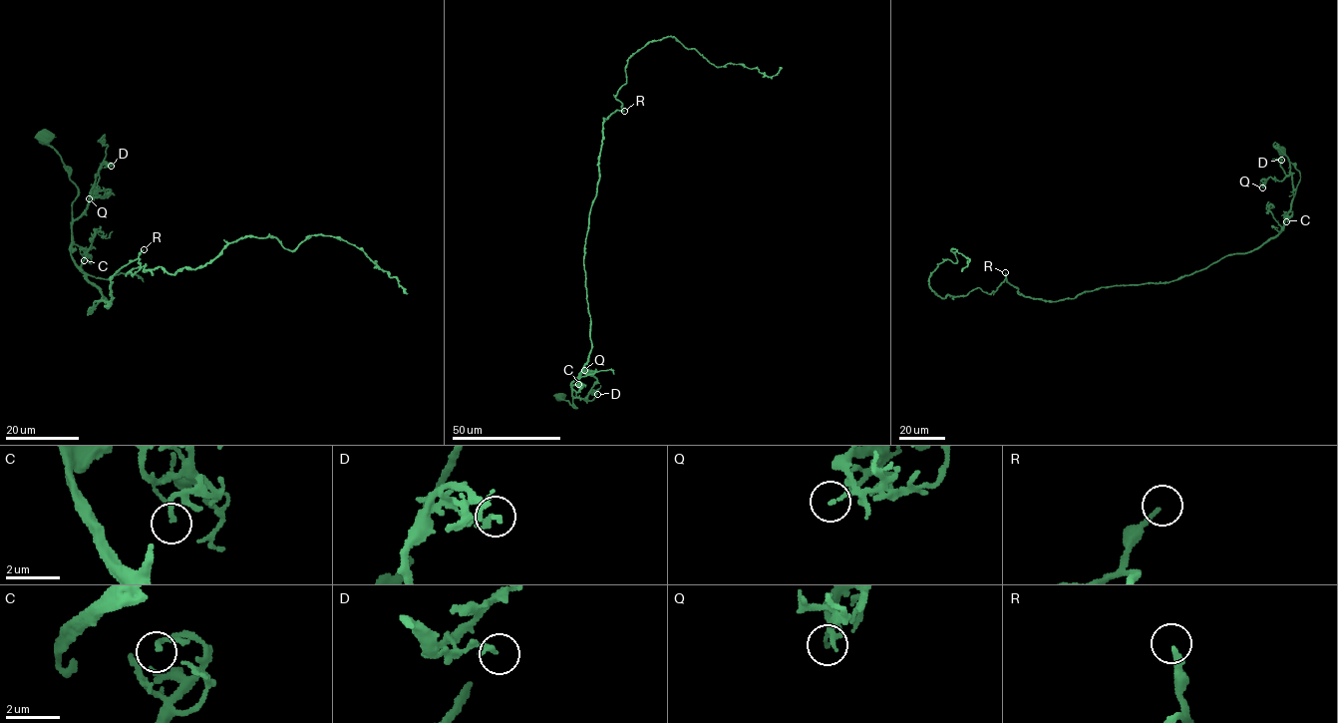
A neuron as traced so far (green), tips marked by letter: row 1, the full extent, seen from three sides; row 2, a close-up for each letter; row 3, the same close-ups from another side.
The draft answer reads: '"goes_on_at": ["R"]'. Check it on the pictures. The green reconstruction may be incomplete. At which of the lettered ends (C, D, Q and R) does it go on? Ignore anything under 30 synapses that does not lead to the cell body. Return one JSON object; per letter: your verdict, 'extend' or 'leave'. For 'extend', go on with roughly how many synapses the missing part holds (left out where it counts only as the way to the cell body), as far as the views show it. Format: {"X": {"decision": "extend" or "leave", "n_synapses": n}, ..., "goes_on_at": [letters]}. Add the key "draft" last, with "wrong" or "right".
{"C": {"decision": "leave"}, "D": {"decision": "leave"}, "Q": {"decision": "leave"}, "R": {"decision": "extend", "n_synapses": 160}, "goes_on_at": ["R"], "draft": "right"}

